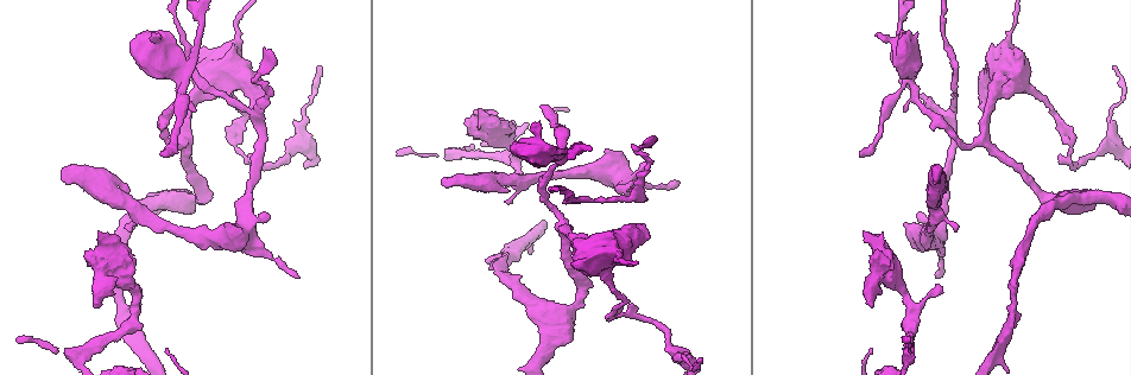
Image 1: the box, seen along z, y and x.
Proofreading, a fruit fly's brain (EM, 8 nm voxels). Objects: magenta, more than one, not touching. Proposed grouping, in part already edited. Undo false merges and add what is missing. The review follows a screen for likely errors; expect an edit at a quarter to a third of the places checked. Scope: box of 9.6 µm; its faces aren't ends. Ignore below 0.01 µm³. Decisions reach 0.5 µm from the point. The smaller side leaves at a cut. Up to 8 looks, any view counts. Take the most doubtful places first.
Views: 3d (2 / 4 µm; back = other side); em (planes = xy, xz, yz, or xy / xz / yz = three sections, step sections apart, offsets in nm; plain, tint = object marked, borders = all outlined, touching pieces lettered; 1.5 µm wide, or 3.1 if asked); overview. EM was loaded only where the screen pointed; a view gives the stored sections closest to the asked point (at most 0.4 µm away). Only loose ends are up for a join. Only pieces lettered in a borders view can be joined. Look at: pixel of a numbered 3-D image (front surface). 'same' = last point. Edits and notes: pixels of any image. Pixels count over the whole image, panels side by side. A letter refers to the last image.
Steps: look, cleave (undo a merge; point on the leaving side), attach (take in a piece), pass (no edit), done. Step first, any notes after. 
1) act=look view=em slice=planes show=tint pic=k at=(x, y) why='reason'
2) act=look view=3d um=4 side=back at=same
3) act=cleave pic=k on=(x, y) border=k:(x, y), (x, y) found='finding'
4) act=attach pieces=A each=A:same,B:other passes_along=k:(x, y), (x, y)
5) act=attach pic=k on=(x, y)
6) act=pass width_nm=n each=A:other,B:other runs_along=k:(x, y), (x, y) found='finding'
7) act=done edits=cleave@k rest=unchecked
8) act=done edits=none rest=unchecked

act=look view=em slice=planes show=borders pic=1 at=(97, 307) why='an open end'

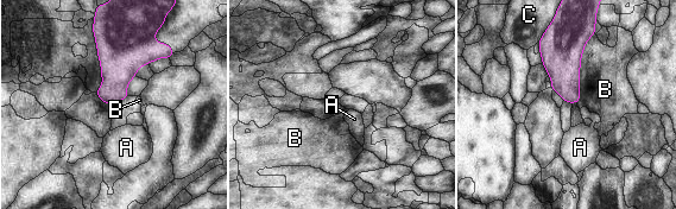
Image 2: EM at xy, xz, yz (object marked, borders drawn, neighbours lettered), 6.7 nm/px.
act=pass longest_contact=B:480nm each=A:other,B:other,C:other border=2:(595, 33), (581, 56), (576, 102) found='none of them fits'

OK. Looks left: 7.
act=look view=em slice=planes show=borders pic=1 at=(63, 174) why='an open end'

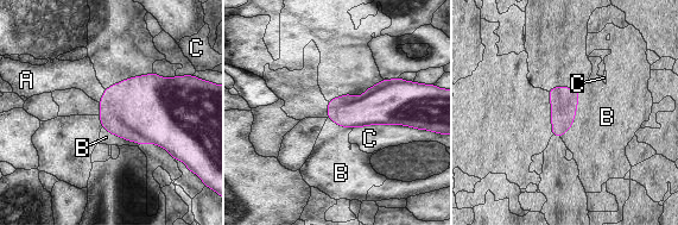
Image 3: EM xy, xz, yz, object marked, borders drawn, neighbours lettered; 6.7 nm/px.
act=attach pieces=A each=A:same,B:other,C:other found='it goes on there'

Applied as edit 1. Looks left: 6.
act=look view=overview

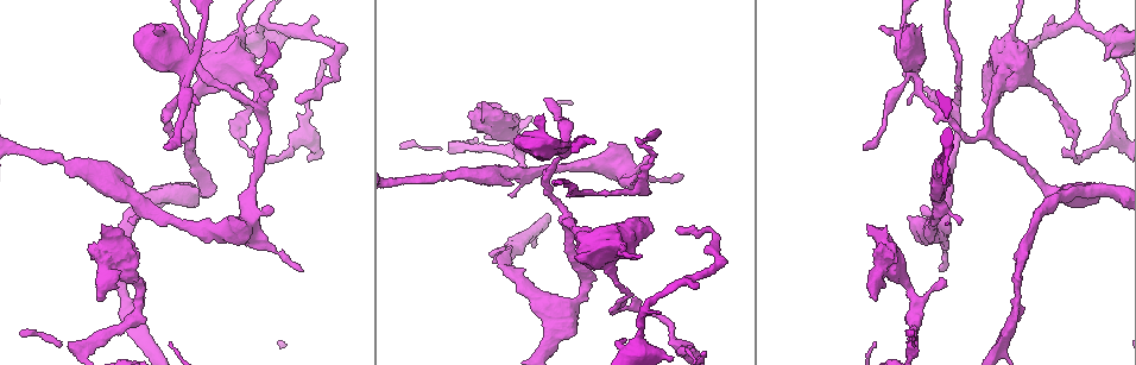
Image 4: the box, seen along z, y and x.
act=look view=3d um=2 side=back pic=4 at=(960, 223)

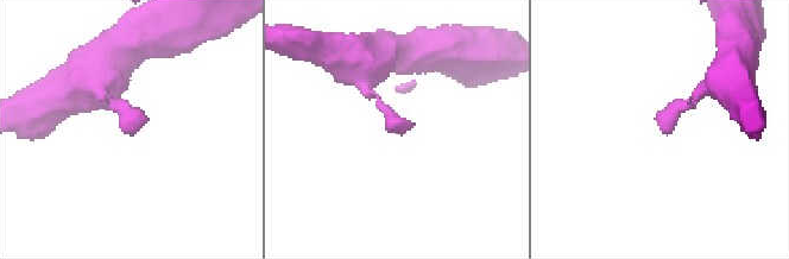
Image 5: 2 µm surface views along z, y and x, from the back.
act=look view=em slice=planes show=borders pic=5 at=(671, 121) why='now the EM'

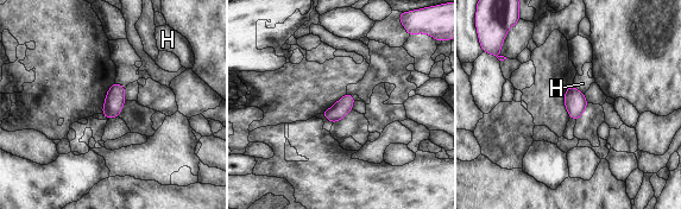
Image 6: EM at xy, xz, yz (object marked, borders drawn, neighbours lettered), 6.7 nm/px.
act=pass each=H:other found='no lettered piece goes on from it'

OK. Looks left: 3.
act=done edits=attach@3 rest=unchecked

